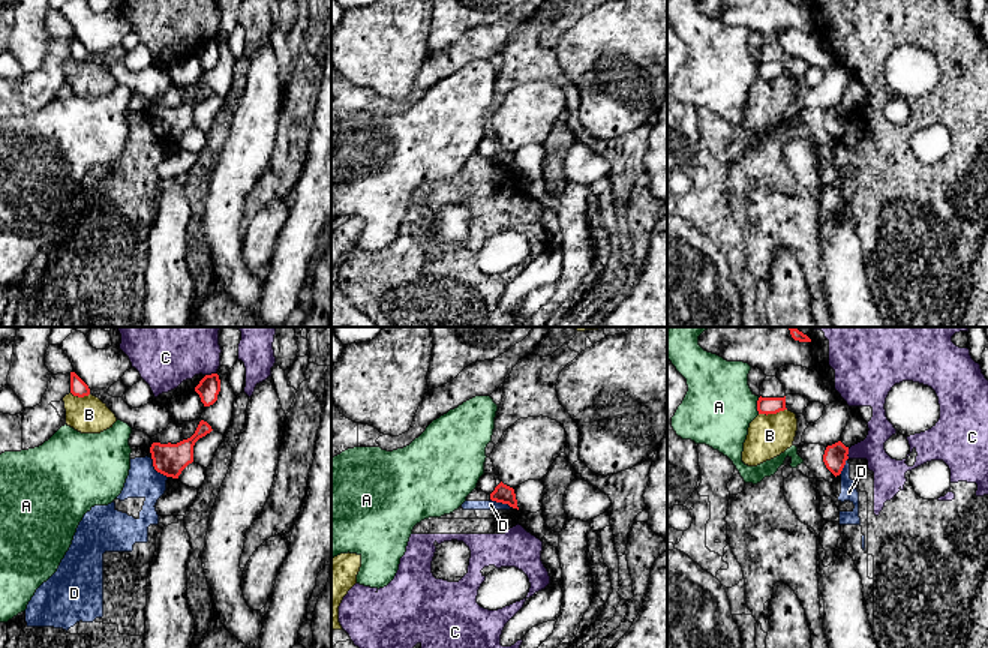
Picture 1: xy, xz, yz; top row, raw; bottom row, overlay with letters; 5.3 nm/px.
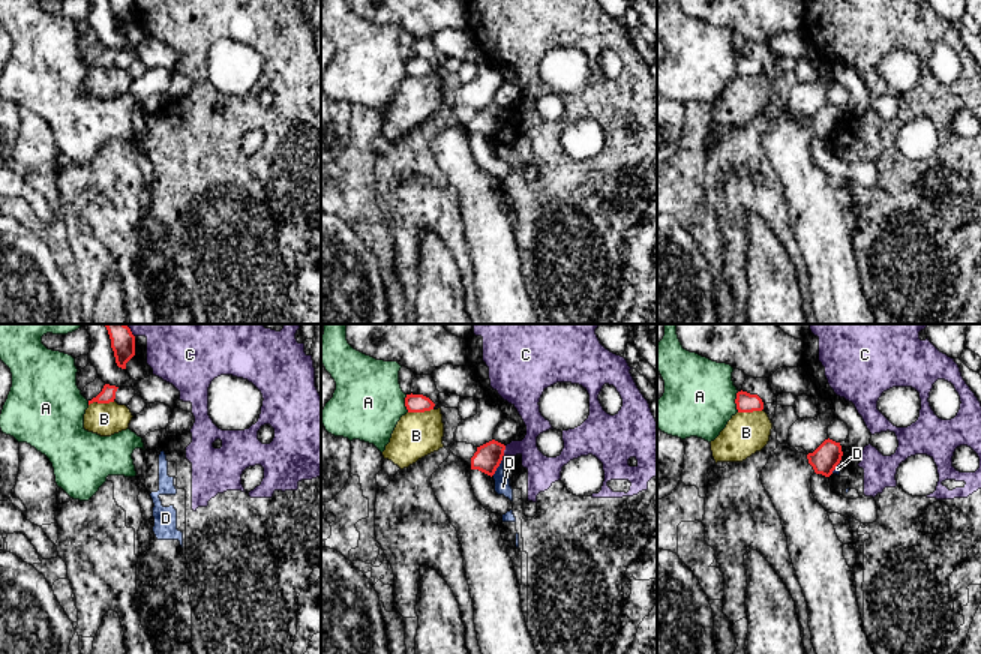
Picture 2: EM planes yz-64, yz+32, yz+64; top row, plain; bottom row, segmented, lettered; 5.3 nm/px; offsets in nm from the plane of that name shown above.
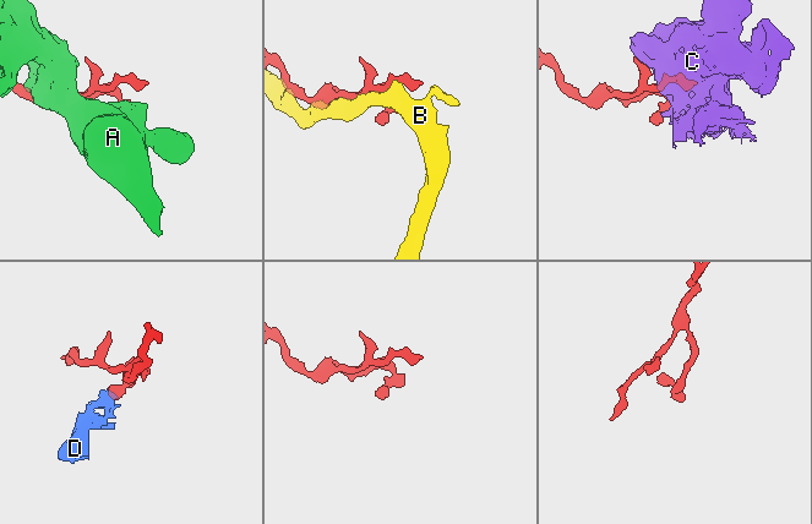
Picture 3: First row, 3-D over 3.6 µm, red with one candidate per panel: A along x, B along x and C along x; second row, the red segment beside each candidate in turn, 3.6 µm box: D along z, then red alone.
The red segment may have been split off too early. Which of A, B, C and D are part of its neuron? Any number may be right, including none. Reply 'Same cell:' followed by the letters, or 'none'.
Same cell: none

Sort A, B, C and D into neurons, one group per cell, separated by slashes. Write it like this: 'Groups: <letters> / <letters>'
Groups: A / B / C D

